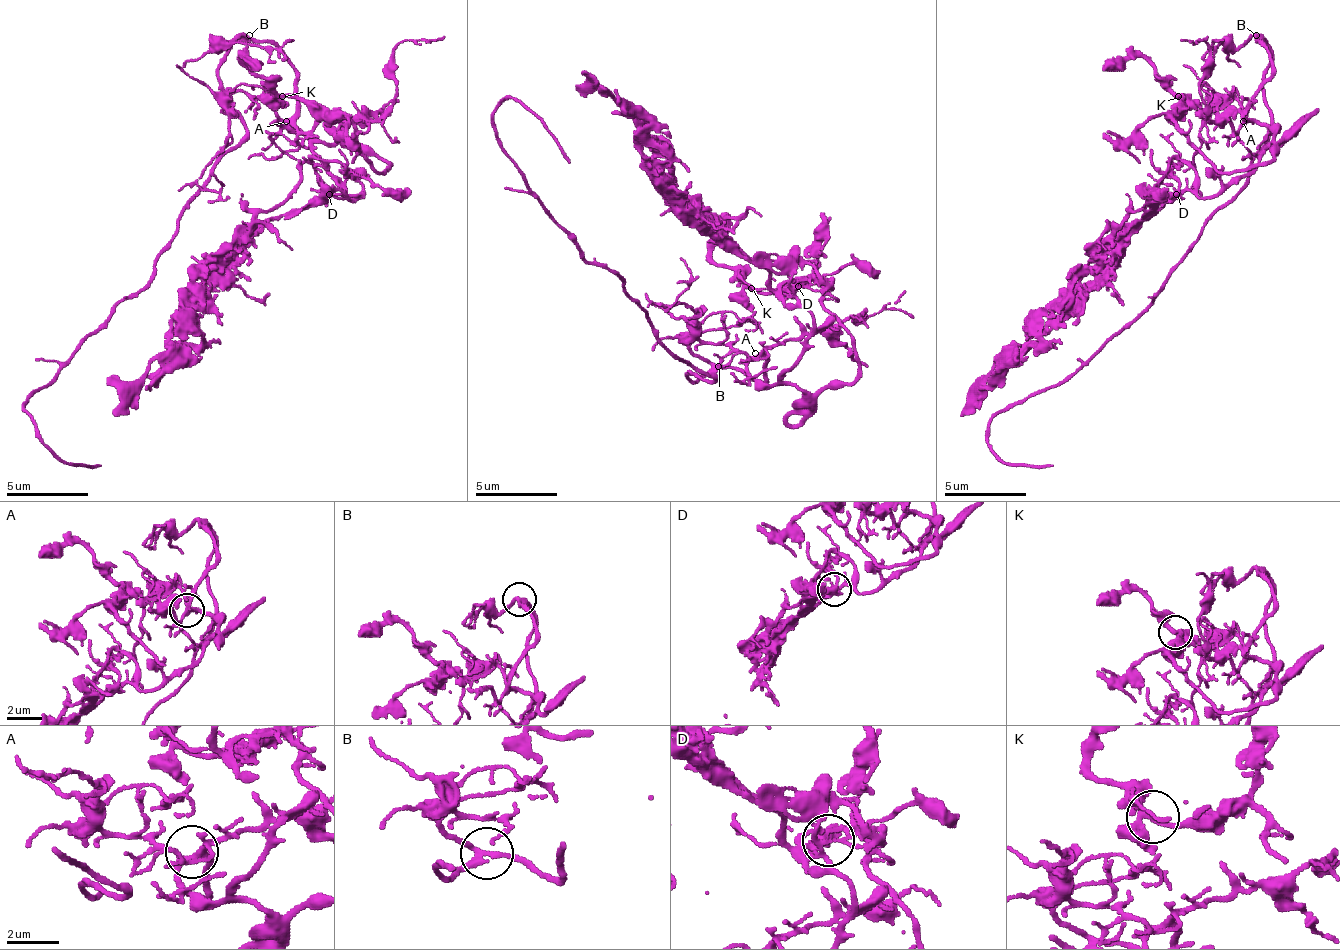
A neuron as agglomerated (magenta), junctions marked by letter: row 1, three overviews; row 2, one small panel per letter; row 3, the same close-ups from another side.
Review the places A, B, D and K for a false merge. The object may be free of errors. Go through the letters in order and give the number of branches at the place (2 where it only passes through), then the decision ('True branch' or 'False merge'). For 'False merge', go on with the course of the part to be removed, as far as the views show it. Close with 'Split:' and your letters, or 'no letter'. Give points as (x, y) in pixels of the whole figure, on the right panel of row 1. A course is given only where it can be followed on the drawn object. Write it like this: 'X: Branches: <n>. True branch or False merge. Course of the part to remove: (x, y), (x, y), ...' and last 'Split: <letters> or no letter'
A: Branches: 4. True branch
B: Branches: 3. True branch
D: Branches: 4. False merge. Course of the part to remove: (1178, 195), (1149, 216), (1091, 281), (960, 417)
K: Branches: 3. True branch
Split: D

